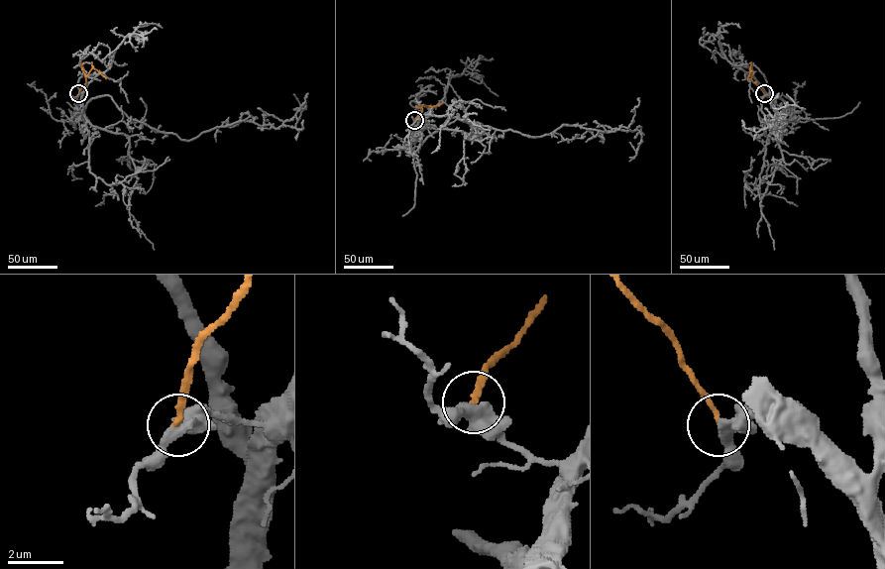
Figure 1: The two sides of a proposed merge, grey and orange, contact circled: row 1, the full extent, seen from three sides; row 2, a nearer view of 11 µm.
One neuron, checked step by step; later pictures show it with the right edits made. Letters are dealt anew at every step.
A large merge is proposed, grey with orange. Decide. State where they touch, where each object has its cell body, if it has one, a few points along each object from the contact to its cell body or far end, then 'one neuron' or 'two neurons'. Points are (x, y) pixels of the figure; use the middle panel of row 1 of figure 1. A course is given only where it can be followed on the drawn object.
place (414, 120); soma grey none; soma orange none; course grey (414, 120), (420, 145), (449, 117), (534, 137), (563, 125), (638, 130), (636, 151), (629, 142); course orange (414, 120), (423, 105), (435, 106), (442, 102); two neurons

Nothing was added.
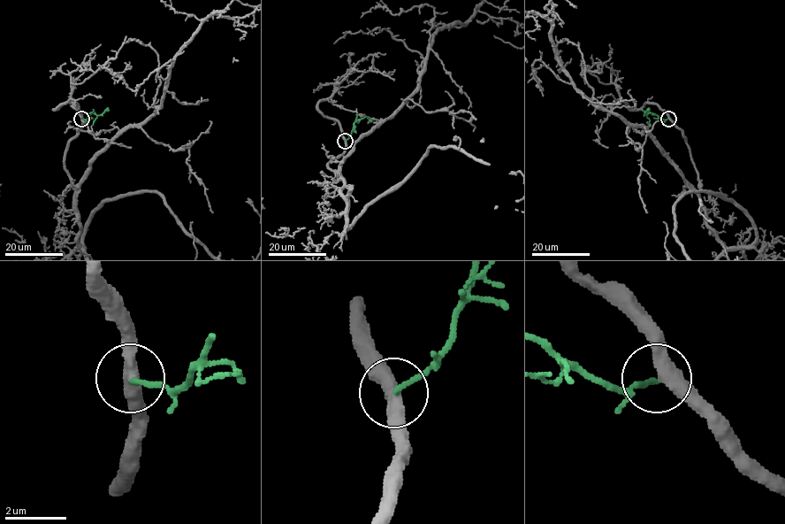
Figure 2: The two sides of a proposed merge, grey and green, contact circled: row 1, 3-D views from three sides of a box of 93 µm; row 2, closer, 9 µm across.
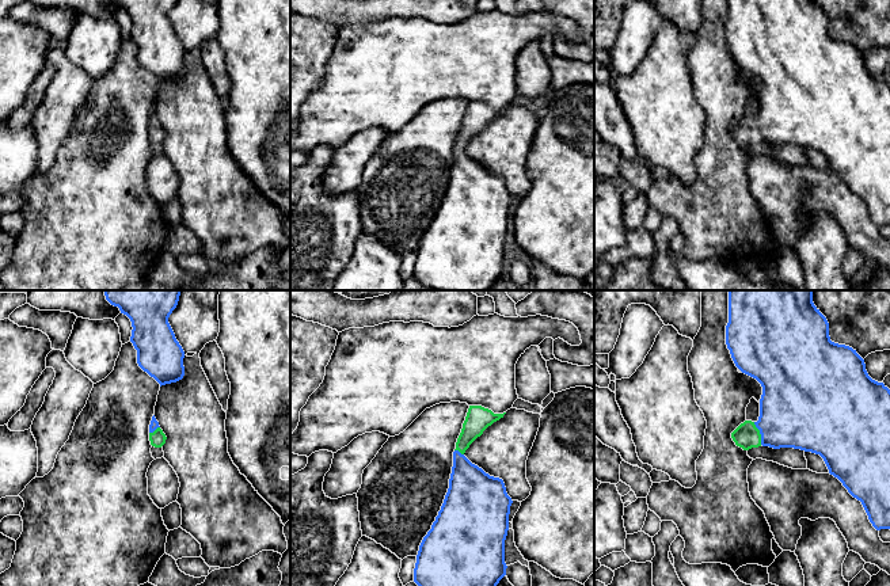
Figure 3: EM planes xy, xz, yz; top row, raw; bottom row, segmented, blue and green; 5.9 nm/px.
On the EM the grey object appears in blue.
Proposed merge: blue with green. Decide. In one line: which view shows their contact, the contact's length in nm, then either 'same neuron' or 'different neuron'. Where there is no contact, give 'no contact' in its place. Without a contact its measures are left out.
yz | 140 nm | same neuron

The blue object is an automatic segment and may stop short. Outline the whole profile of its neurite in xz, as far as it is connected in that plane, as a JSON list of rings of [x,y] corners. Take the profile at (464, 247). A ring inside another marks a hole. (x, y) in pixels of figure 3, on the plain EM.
[[[469,102],[453,148],[449,184],[431,225],[417,251],[414,278],[434,290],[490,290],[506,271],[505,236],[513,199],[502,175],[490,172],[465,152],[469,141],[503,114],[482,102]]]

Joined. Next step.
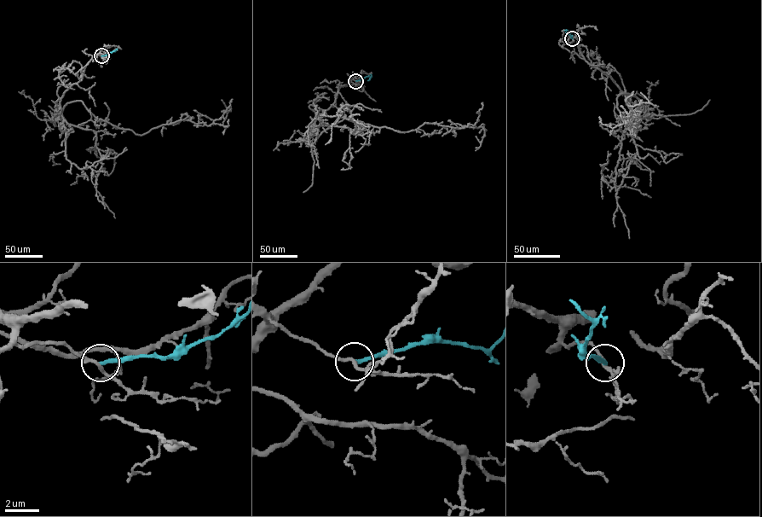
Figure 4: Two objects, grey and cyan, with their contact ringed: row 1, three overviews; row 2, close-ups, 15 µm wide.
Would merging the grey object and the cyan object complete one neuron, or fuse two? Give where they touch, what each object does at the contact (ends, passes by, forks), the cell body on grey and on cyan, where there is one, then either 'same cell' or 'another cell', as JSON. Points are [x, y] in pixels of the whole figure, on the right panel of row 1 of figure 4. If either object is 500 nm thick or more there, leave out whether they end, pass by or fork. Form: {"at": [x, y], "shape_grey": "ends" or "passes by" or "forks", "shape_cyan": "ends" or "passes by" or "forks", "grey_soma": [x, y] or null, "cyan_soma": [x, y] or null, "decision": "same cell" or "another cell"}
{"at": [572, 38], "shape_grey": "passes by", "shape_cyan": "ends", "grey_soma": null, "cyan_soma": null, "decision": "another cell"}

